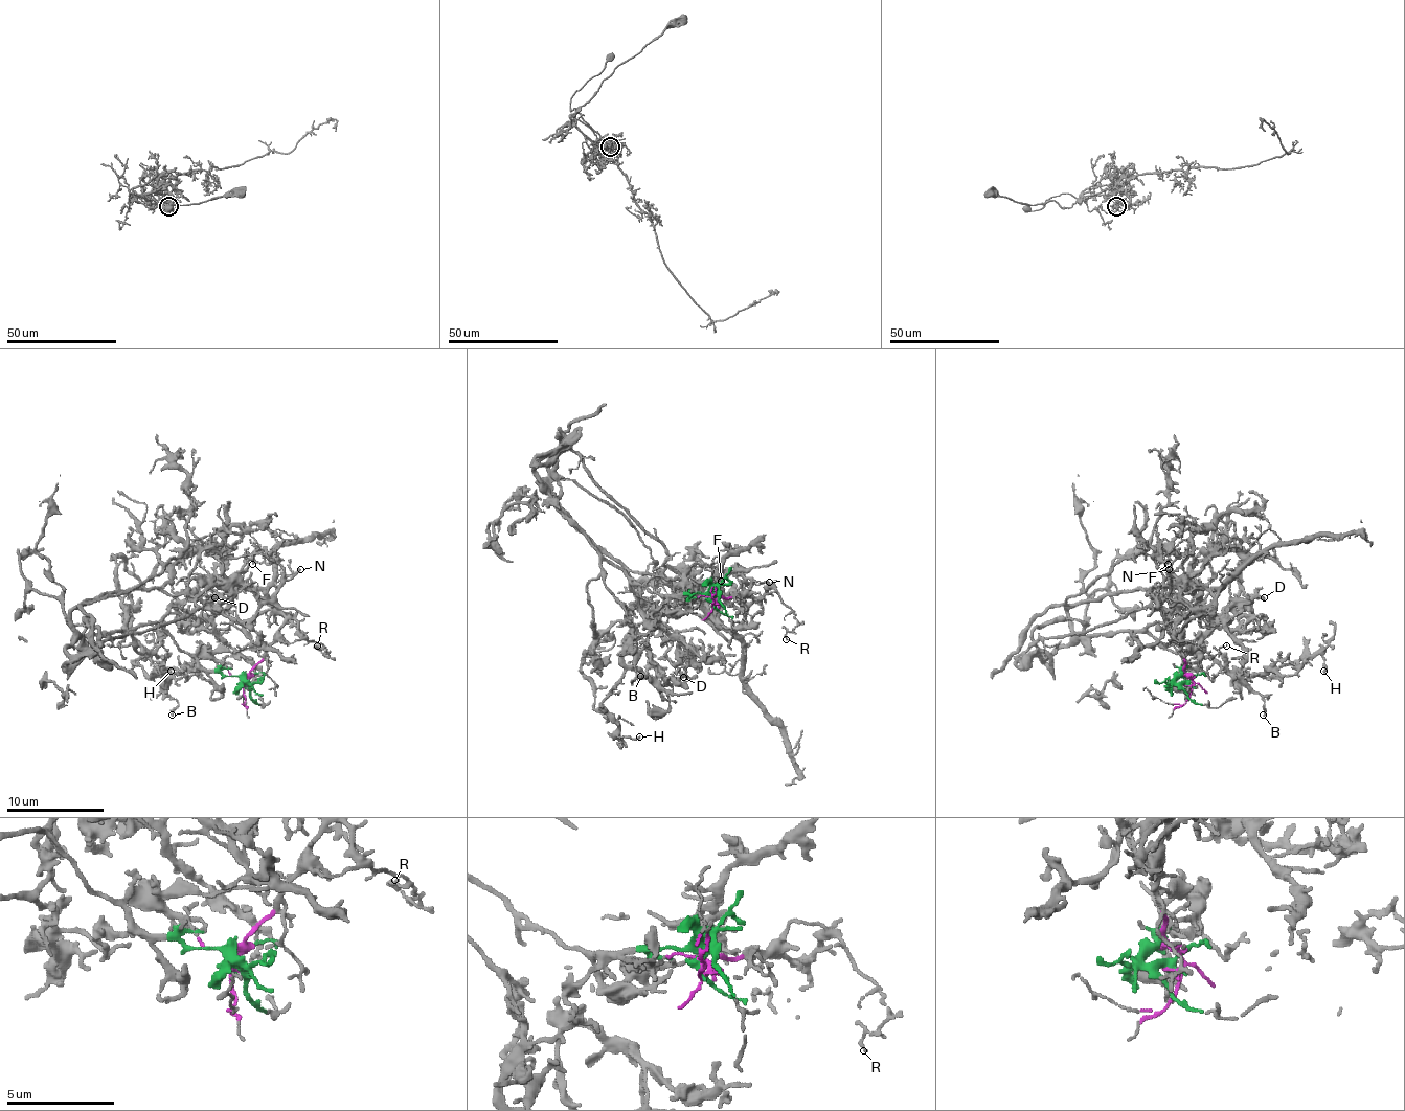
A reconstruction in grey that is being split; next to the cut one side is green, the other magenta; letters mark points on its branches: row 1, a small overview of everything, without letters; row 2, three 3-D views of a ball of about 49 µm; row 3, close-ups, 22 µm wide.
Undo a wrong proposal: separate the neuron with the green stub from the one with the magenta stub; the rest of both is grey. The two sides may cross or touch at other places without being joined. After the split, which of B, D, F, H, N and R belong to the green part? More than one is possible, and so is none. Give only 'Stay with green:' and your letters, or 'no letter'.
Stay with green: B, D, H

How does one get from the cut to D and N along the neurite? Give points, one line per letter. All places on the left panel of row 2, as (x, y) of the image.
D: (245, 684), (238, 676), (206, 672), (162, 622), (181, 610), (196, 615), (210, 610), (208, 601), (216, 598)
N: (245, 684), (245, 679), (274, 639), (274, 632), (284, 622), (276, 595), (301, 569)

